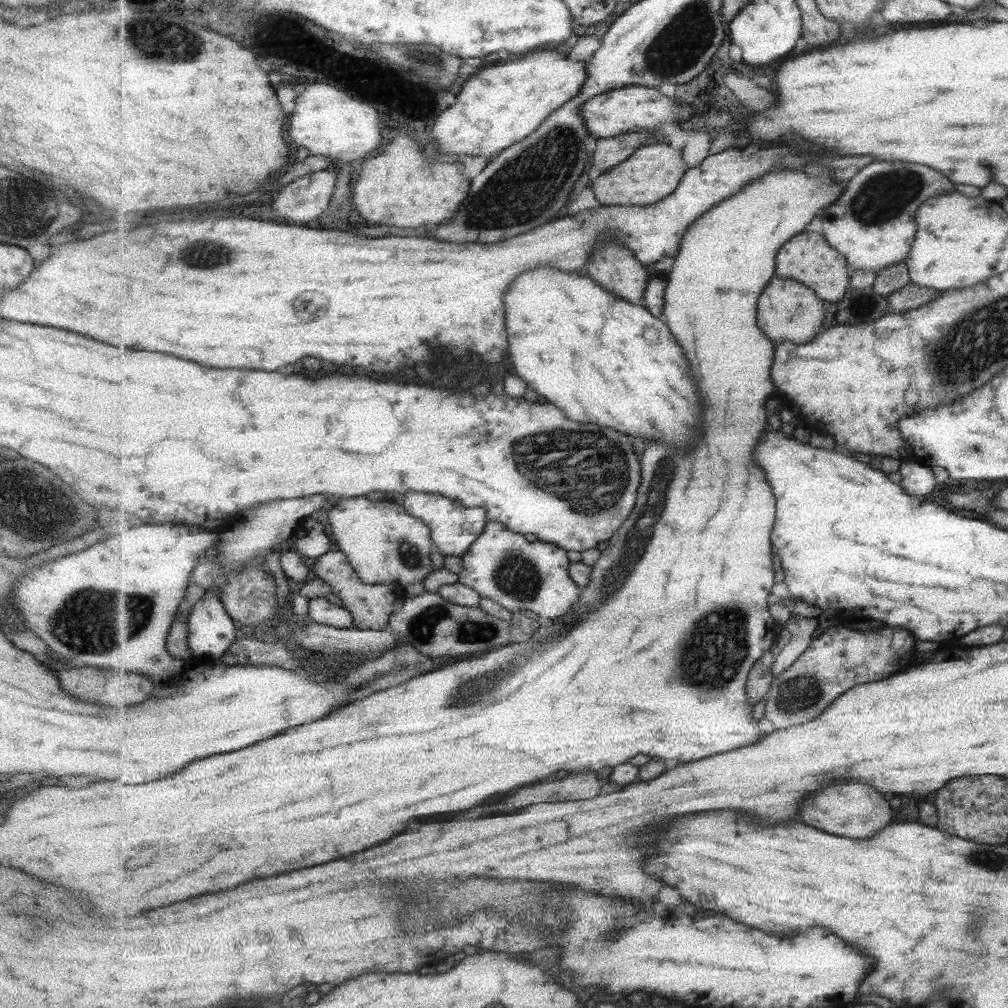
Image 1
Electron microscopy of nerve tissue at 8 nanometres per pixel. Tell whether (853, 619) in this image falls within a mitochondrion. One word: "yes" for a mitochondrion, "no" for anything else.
no

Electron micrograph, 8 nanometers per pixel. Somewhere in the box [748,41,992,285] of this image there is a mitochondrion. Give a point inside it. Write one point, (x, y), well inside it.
(880, 199)

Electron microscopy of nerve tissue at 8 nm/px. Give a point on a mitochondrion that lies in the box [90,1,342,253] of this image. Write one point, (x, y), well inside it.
(154, 40)

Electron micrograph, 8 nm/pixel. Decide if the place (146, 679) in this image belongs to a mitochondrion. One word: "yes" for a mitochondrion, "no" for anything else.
no

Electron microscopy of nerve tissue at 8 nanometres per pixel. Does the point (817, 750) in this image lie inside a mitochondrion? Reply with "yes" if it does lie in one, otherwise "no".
no

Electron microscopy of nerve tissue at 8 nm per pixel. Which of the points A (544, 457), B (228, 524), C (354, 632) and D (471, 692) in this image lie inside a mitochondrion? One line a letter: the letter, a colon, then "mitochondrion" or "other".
A: mitochondrion
B: other
C: other
D: mitochondrion

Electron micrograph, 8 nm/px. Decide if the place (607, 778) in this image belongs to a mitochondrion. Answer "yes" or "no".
no

